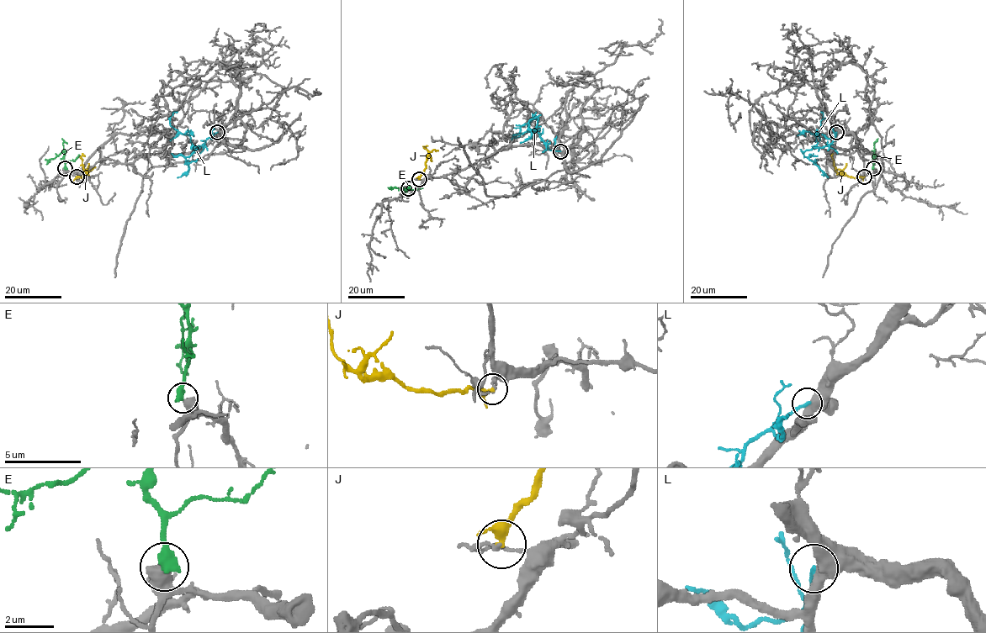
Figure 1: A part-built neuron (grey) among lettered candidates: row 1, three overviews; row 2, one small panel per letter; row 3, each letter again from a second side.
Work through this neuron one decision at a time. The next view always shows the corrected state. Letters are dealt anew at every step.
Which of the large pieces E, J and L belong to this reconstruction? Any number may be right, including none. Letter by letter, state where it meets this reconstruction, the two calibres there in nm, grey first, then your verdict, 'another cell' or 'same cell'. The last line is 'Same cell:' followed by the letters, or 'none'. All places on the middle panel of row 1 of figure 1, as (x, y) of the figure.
E: meets grey at (408, 188); 650 nm thick on the grey side, 550 nm on the other; another cell
J: meets grey at (419, 179); 190 nm thick on the grey side, 300 nm on the other; another cell
L: meets grey at (560, 151); 480 nm thick on the grey side, 200 nm on the other; another cell
Same cell: none

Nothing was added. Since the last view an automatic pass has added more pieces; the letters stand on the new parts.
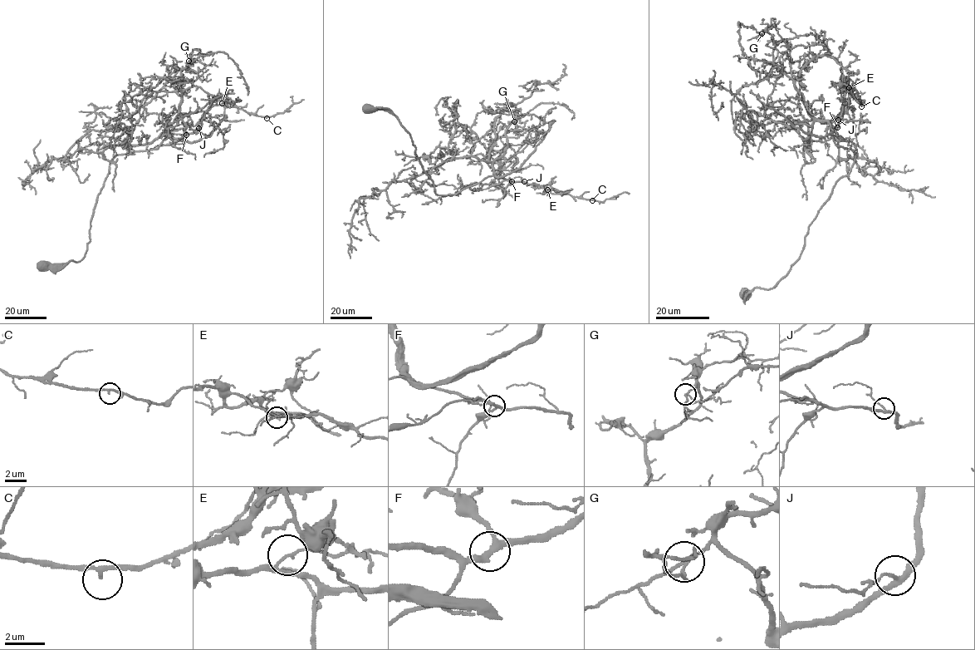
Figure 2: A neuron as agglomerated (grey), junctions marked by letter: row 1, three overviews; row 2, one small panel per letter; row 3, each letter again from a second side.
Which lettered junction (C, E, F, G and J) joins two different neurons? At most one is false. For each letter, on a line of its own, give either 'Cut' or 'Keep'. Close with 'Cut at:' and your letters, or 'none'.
C: Keep
E: Keep
F: Keep
G: Cut
J: Keep
Cut at: G

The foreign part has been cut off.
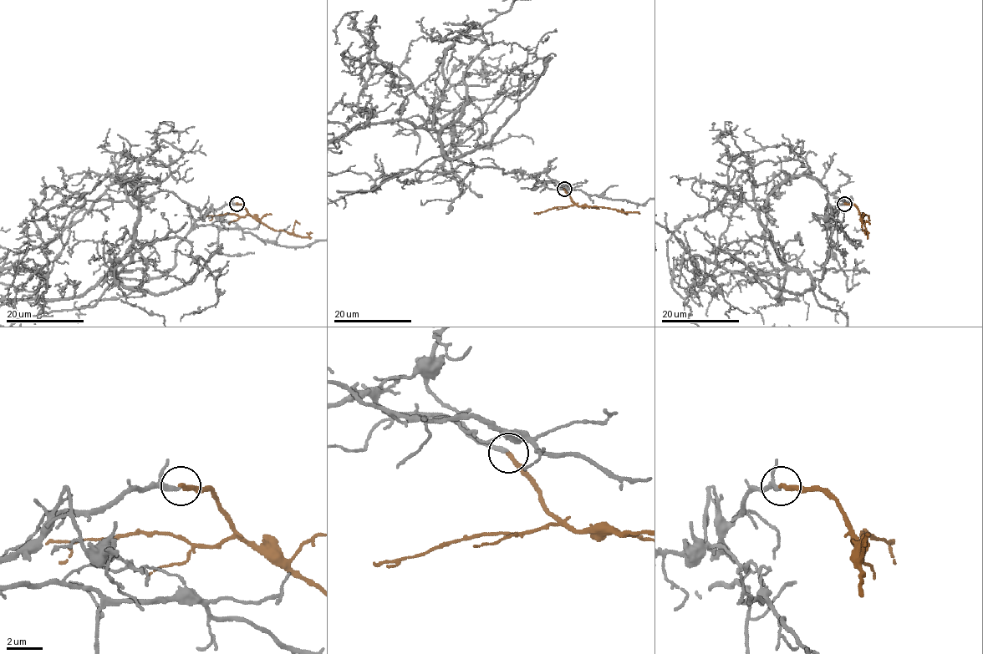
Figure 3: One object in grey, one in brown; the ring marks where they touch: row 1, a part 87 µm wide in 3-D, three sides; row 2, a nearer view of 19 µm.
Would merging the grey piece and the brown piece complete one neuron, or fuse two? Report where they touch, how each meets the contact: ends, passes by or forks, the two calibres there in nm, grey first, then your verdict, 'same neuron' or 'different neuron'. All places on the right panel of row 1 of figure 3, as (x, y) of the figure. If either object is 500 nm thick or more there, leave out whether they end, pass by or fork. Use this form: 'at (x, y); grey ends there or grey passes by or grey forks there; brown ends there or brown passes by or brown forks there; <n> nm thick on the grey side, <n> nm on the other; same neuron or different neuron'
at (844, 204); grey ends there; brown ends there; 240 nm thick on the grey side, 280 nm on the other; same neuron

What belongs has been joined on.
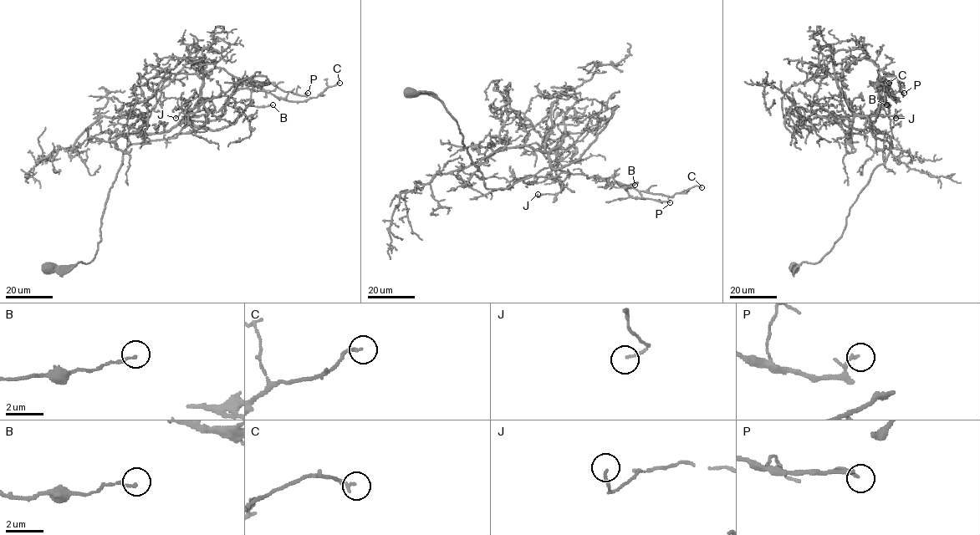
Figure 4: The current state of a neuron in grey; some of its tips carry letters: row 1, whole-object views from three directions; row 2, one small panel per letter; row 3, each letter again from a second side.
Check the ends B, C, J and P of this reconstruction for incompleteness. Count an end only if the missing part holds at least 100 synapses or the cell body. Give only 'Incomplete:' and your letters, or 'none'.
Incomplete: none

